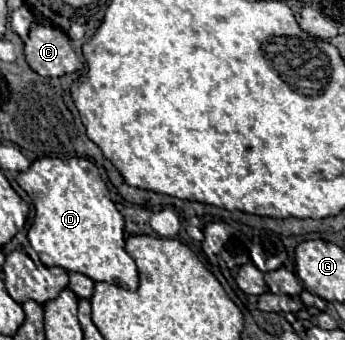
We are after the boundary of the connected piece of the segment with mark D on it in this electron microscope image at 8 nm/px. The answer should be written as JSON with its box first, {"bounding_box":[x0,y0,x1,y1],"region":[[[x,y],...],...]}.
{"bounding_box":[16,158,138,290],"region":[[[38,158],[26,172],[16,176],[16,182],[34,202],[34,222],[27,231],[29,246],[24,251],[34,261],[39,260],[44,266],[60,266],[68,272],[82,272],[94,282],[116,284],[126,290],[138,288],[138,270],[134,260],[124,250],[124,218],[110,198],[108,186],[102,182],[100,172],[94,162],[86,158]]]}

